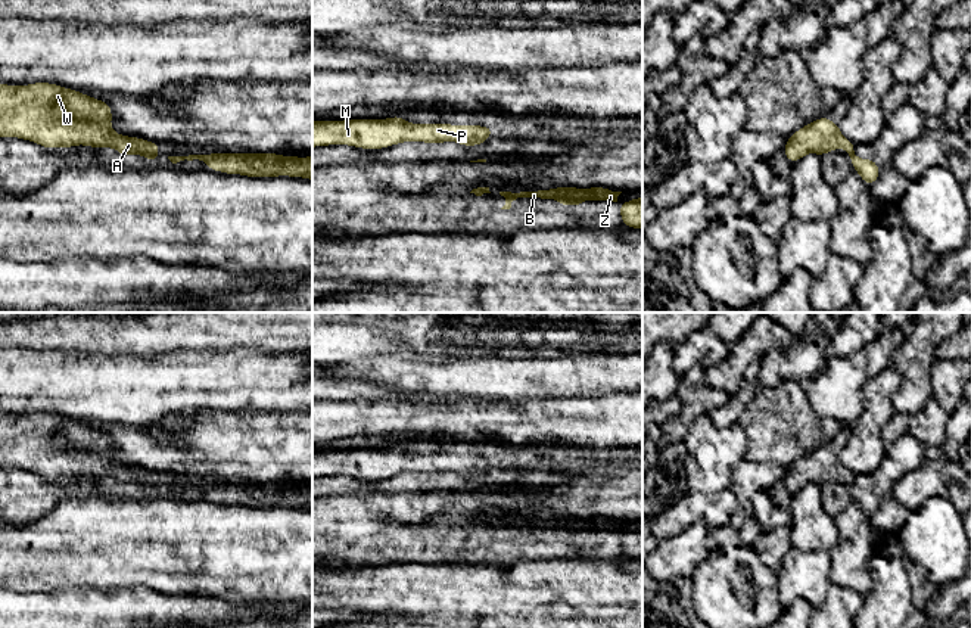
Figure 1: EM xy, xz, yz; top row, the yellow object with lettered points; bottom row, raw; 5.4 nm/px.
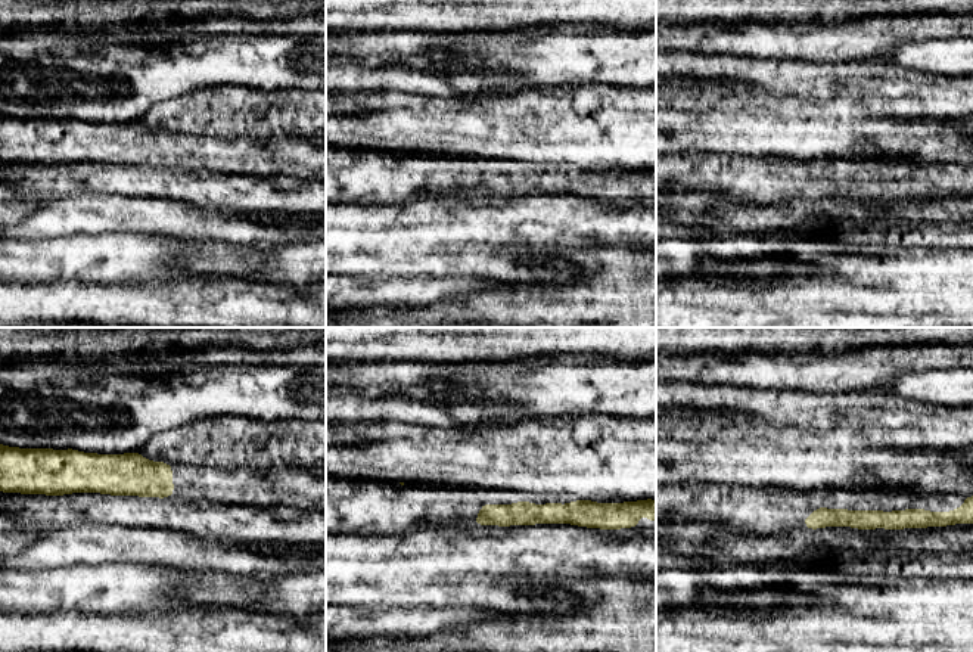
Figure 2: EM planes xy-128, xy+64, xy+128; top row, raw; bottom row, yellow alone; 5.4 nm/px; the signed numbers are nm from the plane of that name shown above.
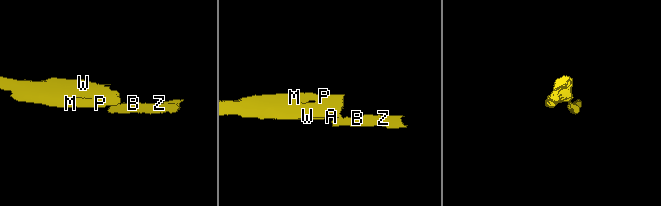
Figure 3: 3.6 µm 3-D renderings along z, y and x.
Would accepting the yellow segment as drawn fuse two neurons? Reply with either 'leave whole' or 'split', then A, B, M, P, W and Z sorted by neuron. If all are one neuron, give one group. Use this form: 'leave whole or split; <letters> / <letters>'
split; A M P W / B Z

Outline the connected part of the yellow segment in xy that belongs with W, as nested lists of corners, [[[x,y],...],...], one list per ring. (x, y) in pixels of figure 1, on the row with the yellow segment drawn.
[[[0,83],[0,137],[18,137],[34,142],[43,147],[113,147],[119,155],[159,156],[159,144],[139,137],[116,134],[112,127],[112,109],[103,102],[72,88],[63,88],[52,83],[34,83],[27,86],[7,86]]]

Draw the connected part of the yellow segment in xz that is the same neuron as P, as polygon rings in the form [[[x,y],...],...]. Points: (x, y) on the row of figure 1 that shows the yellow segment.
[[[402,116],[386,119],[330,119],[312,121],[312,147],[330,144],[348,144],[361,149],[383,149],[404,142],[445,143],[455,142],[463,146],[486,143],[494,133],[491,127],[413,124]]]

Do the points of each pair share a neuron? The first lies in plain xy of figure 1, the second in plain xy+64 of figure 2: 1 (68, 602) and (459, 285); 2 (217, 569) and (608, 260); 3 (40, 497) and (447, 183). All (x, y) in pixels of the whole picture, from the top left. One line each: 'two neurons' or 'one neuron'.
1: one neuron
2: two neurons
3: one neuron

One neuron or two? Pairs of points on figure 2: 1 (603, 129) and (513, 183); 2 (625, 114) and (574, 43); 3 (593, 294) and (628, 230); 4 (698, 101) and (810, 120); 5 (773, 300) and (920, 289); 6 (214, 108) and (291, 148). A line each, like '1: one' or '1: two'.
1: two
2: two
3: two
4: one
5: one
6: two

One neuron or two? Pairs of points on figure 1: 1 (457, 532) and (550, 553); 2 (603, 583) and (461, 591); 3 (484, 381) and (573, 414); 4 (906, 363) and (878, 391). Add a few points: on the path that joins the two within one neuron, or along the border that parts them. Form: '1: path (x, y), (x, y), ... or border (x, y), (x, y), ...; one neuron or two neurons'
1: path (481, 532), (486, 534), (503, 550), (526, 550); one neuron
2: path (568, 591), (497, 591); one neuron
3: border (566, 398), (497, 401); two neurons
4: border (892, 366), (902, 378), (892, 397), (893, 406); two neurons

